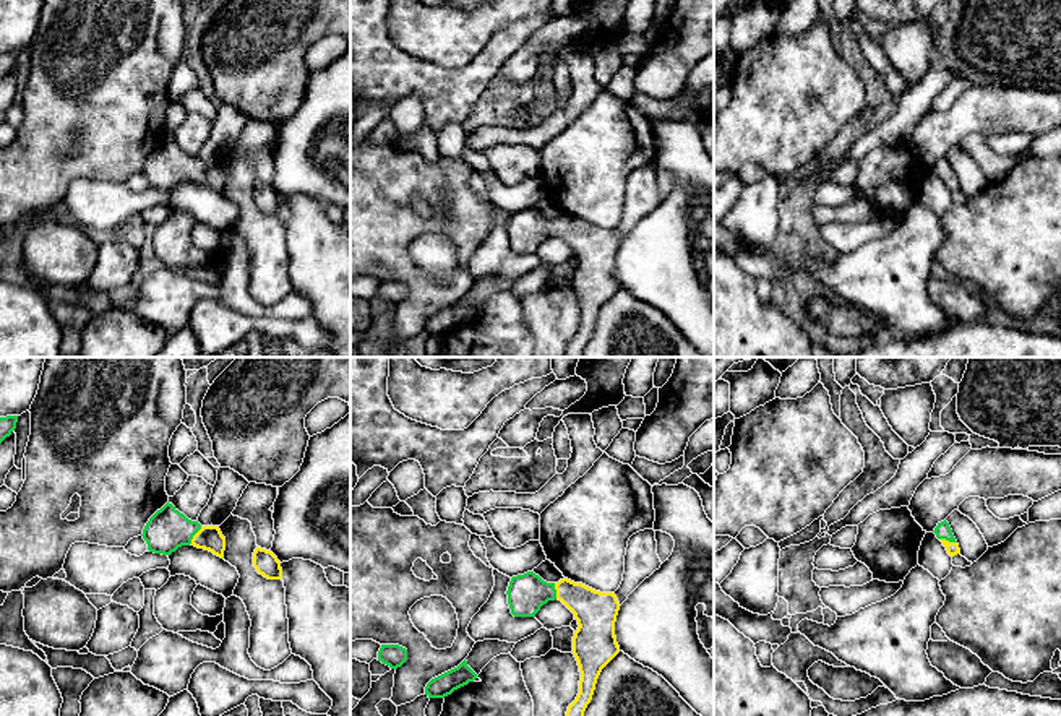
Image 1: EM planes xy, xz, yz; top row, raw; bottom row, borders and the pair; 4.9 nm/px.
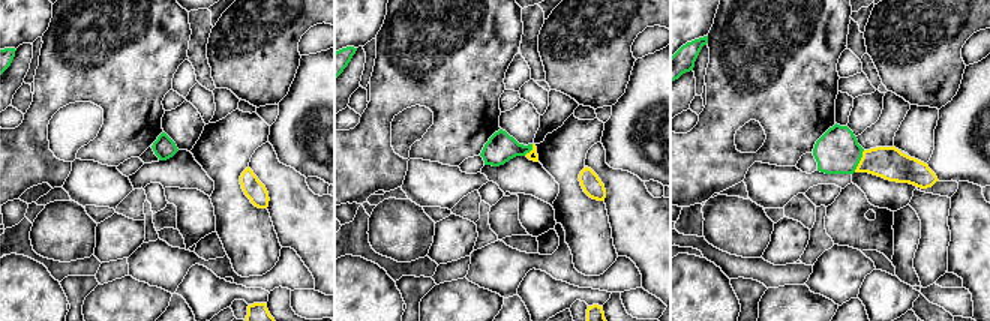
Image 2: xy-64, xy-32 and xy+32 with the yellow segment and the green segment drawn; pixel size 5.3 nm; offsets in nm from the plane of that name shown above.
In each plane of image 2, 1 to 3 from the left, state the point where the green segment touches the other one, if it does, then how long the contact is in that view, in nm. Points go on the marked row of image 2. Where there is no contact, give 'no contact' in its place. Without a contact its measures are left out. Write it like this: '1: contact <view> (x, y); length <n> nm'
1: no contact
2: contact xy-32 (531, 150); length 80 nm
3: contact xy+32 (860, 161); length 130 nm

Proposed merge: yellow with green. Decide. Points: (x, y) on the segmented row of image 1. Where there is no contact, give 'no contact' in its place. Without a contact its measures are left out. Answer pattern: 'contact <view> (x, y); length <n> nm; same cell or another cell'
contact xy (195, 534); length 110 nm; same cell

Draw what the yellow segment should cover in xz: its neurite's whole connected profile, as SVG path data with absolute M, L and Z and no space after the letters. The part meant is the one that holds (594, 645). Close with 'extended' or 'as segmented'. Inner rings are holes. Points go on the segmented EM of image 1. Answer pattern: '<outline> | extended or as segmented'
M527 572L511 578L506 594L514 617L535 617L543 604L555 599L574 614L579 627L573 636L573 654L581 680L566 716L584 716L602 669L620 653L615 636L620 602L615 593L600 593L568 578L547 583Z | extended

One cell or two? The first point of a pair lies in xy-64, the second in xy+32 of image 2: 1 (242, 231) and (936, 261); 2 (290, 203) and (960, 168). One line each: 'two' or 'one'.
1: one
2: two

